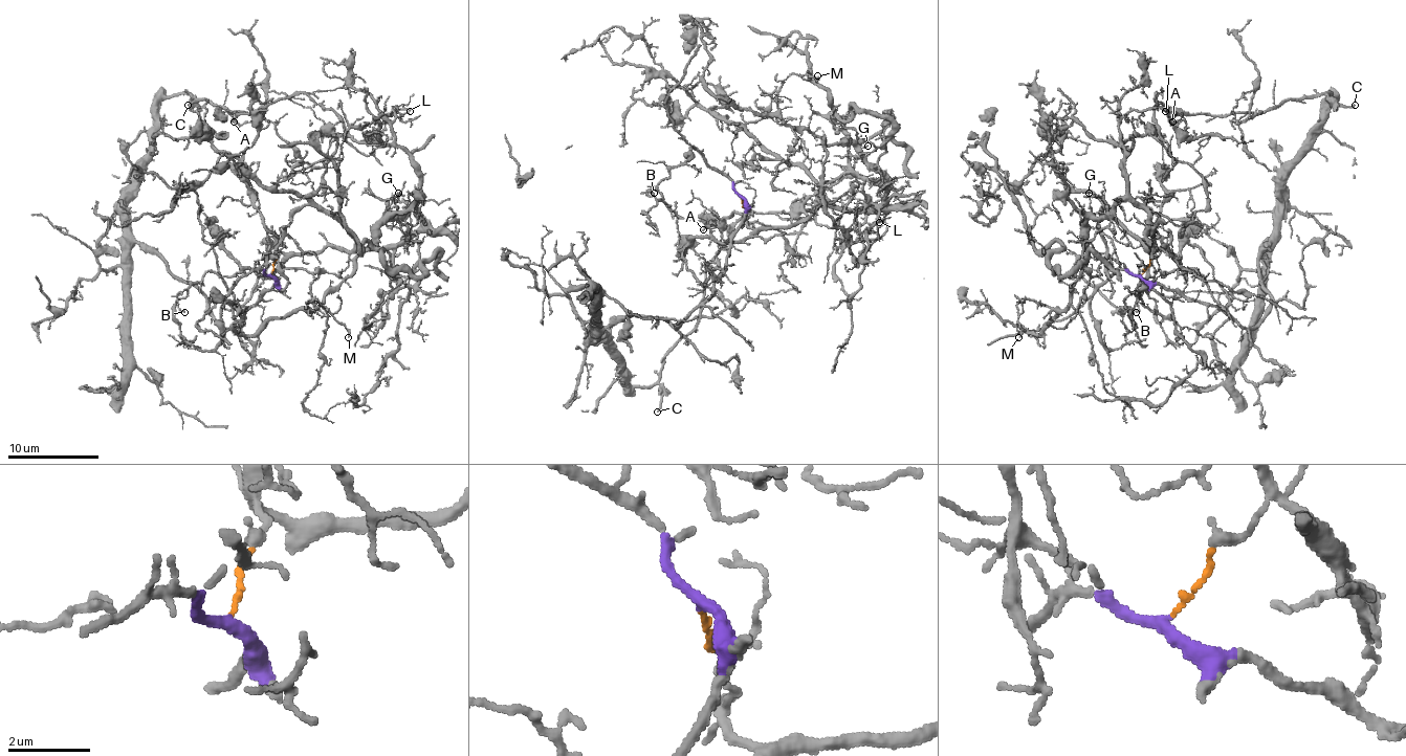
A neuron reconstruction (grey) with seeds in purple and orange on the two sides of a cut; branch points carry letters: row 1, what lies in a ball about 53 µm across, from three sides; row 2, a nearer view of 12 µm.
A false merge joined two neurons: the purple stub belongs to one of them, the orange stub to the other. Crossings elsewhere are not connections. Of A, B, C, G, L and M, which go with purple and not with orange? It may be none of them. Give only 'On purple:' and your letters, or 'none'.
On purple: A, C

